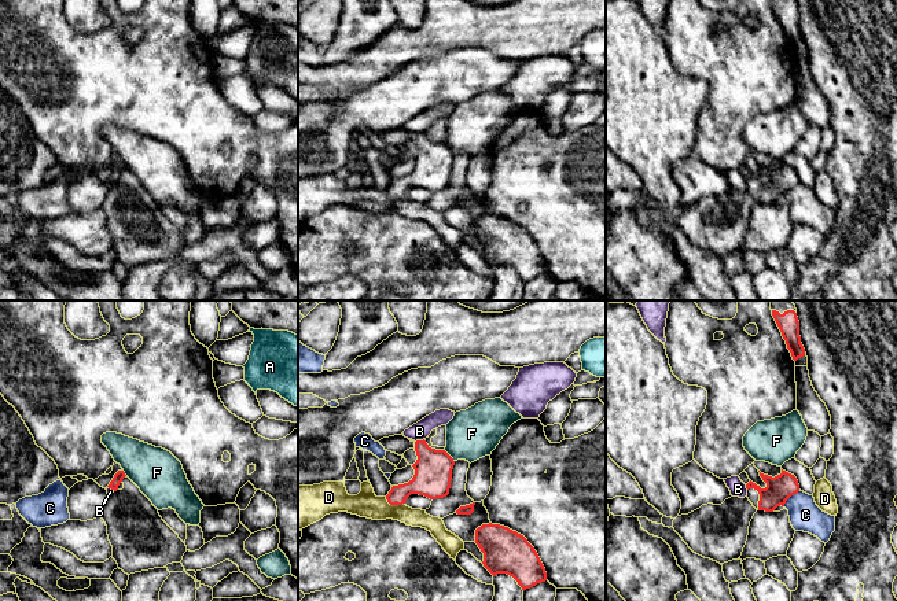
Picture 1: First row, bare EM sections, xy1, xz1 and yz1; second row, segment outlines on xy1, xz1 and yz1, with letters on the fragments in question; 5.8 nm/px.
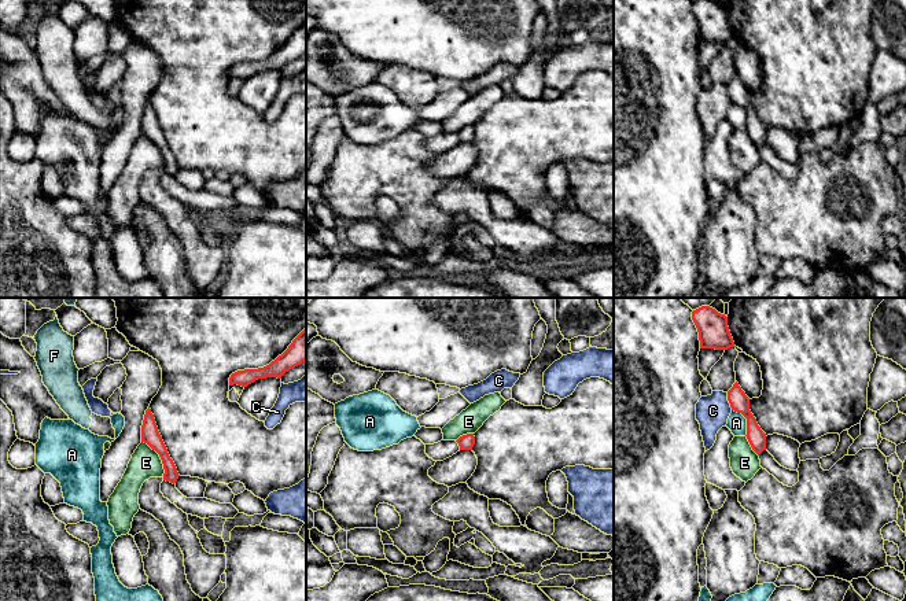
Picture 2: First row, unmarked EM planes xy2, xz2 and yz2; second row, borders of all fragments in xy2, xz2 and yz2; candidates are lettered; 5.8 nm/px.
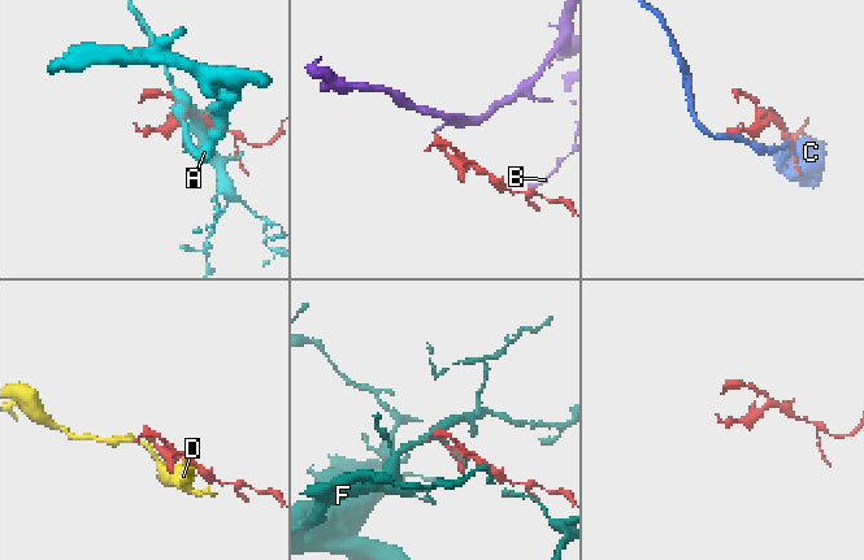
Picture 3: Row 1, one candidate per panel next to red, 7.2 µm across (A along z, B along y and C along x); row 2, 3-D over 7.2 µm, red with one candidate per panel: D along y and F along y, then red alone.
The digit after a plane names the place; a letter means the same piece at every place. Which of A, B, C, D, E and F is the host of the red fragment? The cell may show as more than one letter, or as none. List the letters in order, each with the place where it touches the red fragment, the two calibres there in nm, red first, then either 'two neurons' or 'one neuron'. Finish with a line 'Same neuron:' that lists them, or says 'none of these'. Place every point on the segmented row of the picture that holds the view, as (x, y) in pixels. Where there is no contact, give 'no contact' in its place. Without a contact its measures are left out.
A: yz2 (747, 420) | 110/110 nm | two neurons
B: xz1 (419, 441) | 220/110 nm | two neurons
C: yz1 (790, 496) | 160/180 nm | two neurons
D: xz1 (394, 504) | 190/160 nm | two neurons
E: xy2 (159, 456) | 110/180 nm | two neurons
F: xz1 (449, 456) | 220/300 nm | two neurons
Same neuron: none of these

